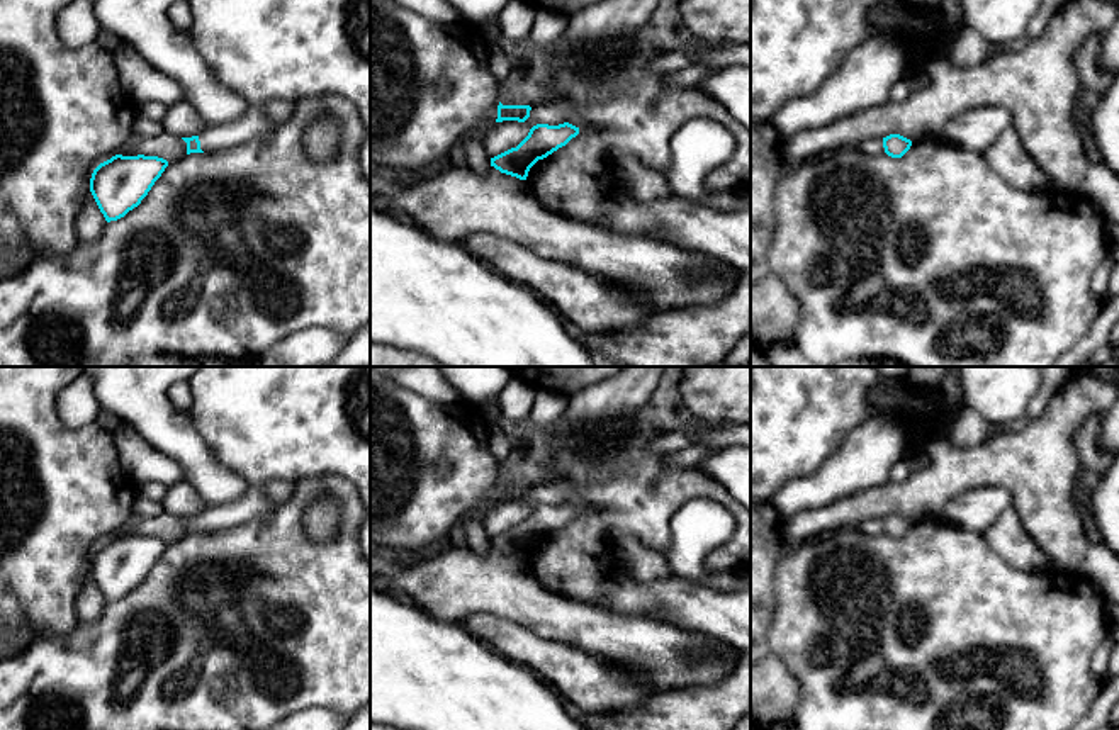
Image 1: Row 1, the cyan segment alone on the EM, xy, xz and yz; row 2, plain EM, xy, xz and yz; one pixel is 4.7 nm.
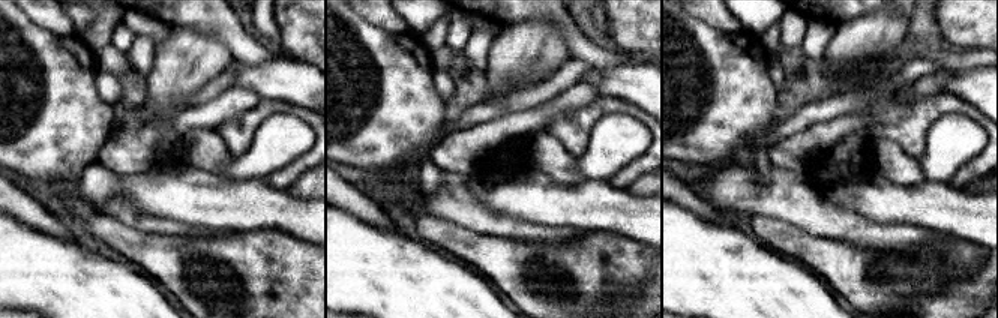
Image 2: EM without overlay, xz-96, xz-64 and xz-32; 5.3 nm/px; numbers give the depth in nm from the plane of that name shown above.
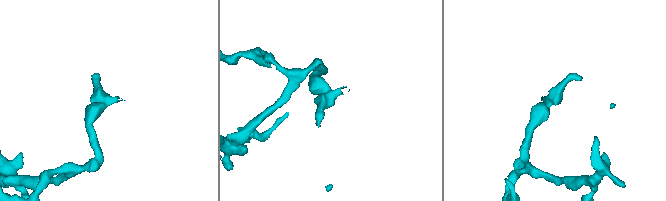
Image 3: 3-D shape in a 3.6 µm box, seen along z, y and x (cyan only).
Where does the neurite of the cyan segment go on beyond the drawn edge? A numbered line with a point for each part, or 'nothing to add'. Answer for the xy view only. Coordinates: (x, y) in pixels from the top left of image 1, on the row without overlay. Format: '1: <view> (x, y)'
1: xy (265, 423)

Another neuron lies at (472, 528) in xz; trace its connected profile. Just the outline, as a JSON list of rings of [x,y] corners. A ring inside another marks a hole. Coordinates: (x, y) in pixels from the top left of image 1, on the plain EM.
[[[479,516],[464,519],[460,530],[470,550],[486,553],[491,548],[491,538],[487,536]]]

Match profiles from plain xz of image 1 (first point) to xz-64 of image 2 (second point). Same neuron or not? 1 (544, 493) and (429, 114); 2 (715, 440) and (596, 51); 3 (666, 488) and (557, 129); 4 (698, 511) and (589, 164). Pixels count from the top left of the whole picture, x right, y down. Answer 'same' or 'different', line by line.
1: different
2: same
3: same
4: same

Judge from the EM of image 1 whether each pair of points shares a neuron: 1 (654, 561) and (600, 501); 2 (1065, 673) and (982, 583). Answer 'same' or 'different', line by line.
1: different
2: same

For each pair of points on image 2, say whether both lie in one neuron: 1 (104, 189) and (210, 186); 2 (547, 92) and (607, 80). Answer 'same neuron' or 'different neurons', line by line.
1: same neuron
2: different neurons

